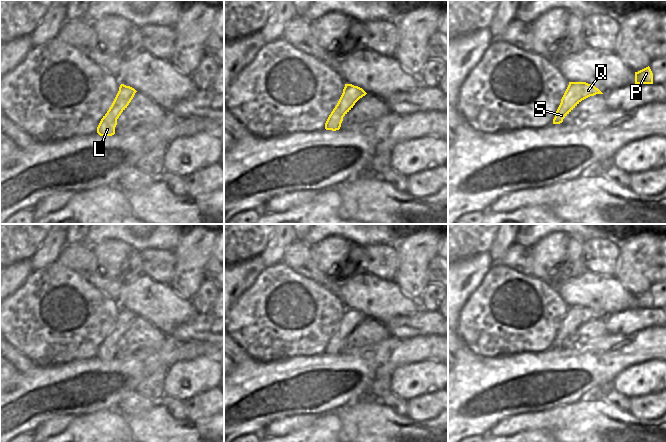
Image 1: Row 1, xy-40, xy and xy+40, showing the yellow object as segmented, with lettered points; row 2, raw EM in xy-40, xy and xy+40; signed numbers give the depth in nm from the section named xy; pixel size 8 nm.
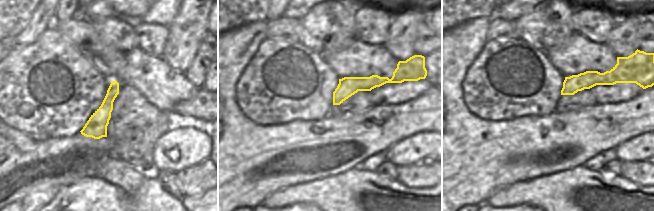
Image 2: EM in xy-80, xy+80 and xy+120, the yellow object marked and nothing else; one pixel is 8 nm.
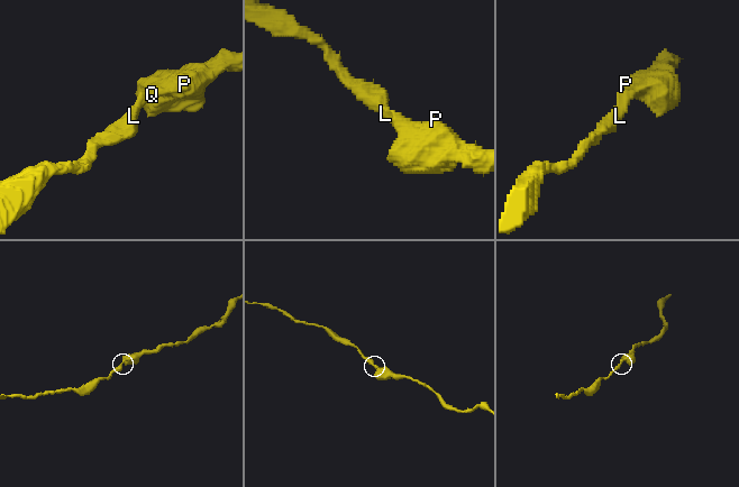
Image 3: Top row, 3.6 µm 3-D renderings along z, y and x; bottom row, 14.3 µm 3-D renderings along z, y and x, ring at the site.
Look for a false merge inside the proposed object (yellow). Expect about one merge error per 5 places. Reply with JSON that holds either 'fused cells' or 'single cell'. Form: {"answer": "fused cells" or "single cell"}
{"answer": "single cell"}

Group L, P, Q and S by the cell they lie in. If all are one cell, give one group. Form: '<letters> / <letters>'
L P Q S

